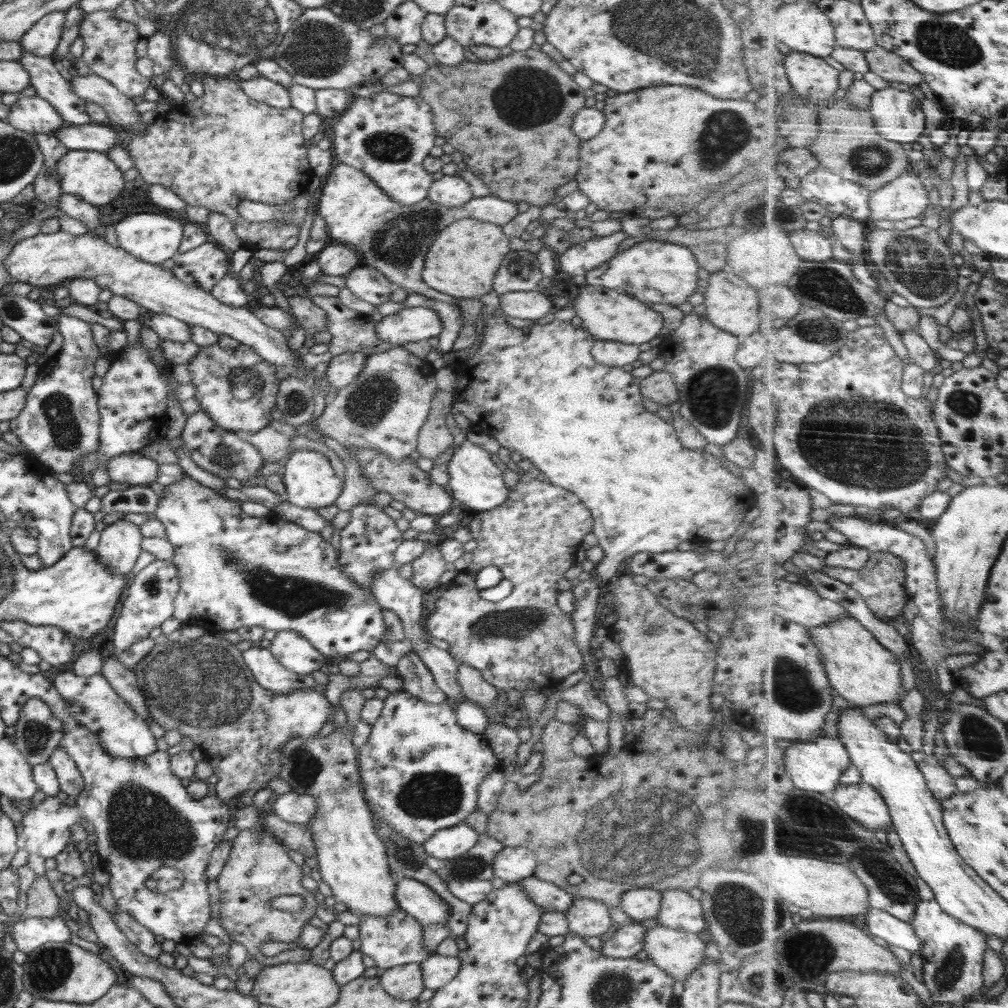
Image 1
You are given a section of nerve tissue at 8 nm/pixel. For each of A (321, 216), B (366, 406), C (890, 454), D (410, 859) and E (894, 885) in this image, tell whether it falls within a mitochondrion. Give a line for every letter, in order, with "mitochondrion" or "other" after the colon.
A: other
B: mitochondrion
C: mitochondrion
D: mitochondrion
E: mitochondrion

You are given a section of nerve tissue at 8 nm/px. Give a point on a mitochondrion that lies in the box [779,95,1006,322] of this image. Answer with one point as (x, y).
(915, 261)

